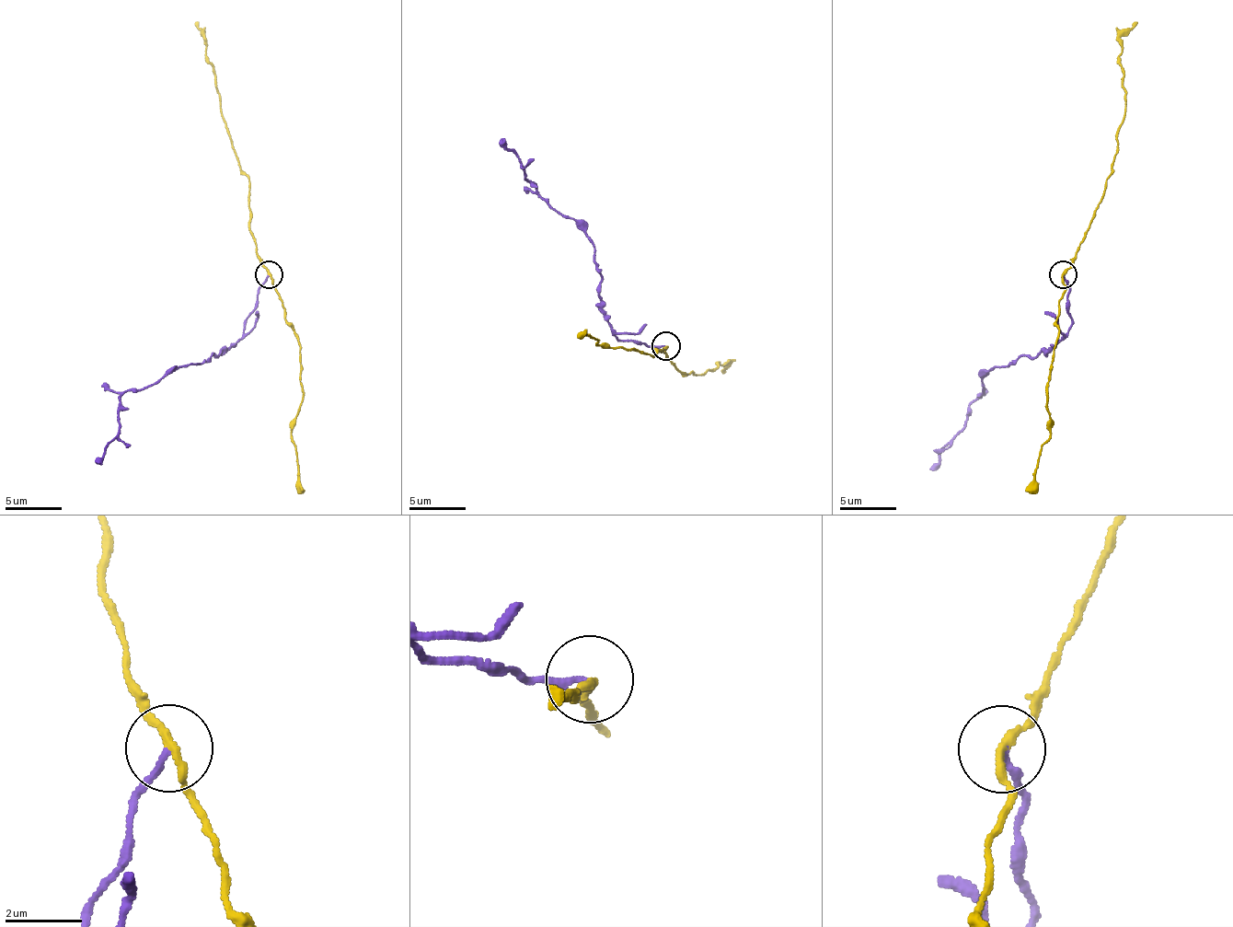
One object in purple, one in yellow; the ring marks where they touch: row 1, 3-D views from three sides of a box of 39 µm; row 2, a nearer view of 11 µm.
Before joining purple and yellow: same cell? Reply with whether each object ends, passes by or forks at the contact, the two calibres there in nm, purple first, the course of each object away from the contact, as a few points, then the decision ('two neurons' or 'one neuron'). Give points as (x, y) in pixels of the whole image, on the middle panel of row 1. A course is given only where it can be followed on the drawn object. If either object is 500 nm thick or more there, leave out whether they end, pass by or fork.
purple ends | yellow passes by | 160/190 nm | purple via (665, 345), (616, 339), (599, 294), (603, 277), (593, 260), (593, 240), (524, 180), (524, 172), (505, 138) | yellow via (665, 345), (667, 360), (685, 373), (683, 376), (728, 364), (723, 373) | two neurons

